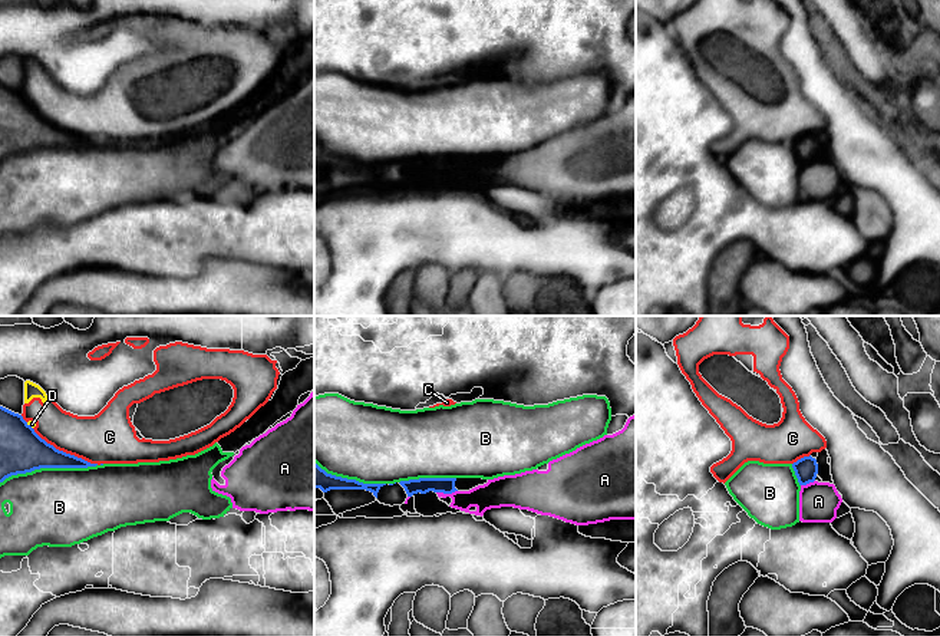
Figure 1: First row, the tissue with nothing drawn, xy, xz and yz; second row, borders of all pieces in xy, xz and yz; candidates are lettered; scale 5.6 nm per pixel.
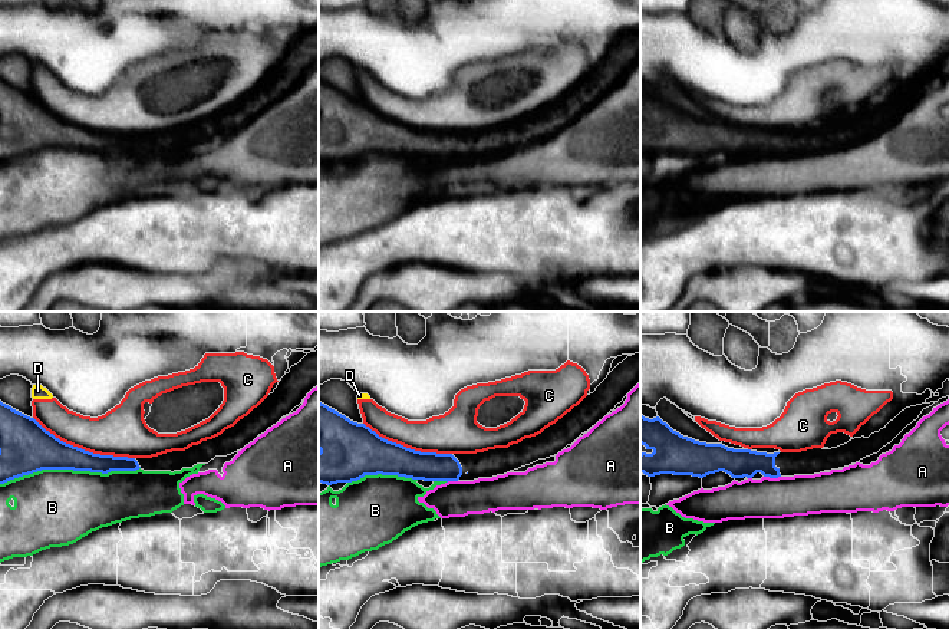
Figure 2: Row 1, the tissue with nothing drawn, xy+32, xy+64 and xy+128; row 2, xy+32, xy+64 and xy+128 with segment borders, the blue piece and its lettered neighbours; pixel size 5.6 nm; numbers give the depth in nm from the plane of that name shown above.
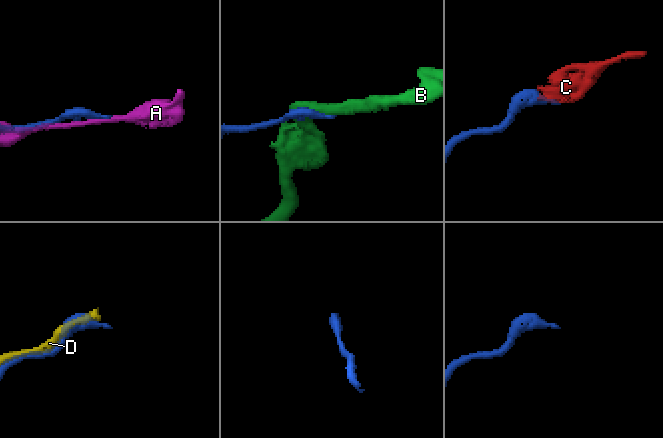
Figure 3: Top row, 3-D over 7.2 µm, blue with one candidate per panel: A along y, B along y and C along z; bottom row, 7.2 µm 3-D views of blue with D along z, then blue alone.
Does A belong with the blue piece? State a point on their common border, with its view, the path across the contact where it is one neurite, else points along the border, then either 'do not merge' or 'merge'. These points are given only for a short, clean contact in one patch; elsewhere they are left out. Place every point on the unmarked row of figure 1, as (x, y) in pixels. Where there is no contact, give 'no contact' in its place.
xz (447, 171) | along xz (457, 168), (436, 171) | do not merge

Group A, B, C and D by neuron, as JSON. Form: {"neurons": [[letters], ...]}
{"neurons": [["A"], ["B"], ["C", "D"]]}

